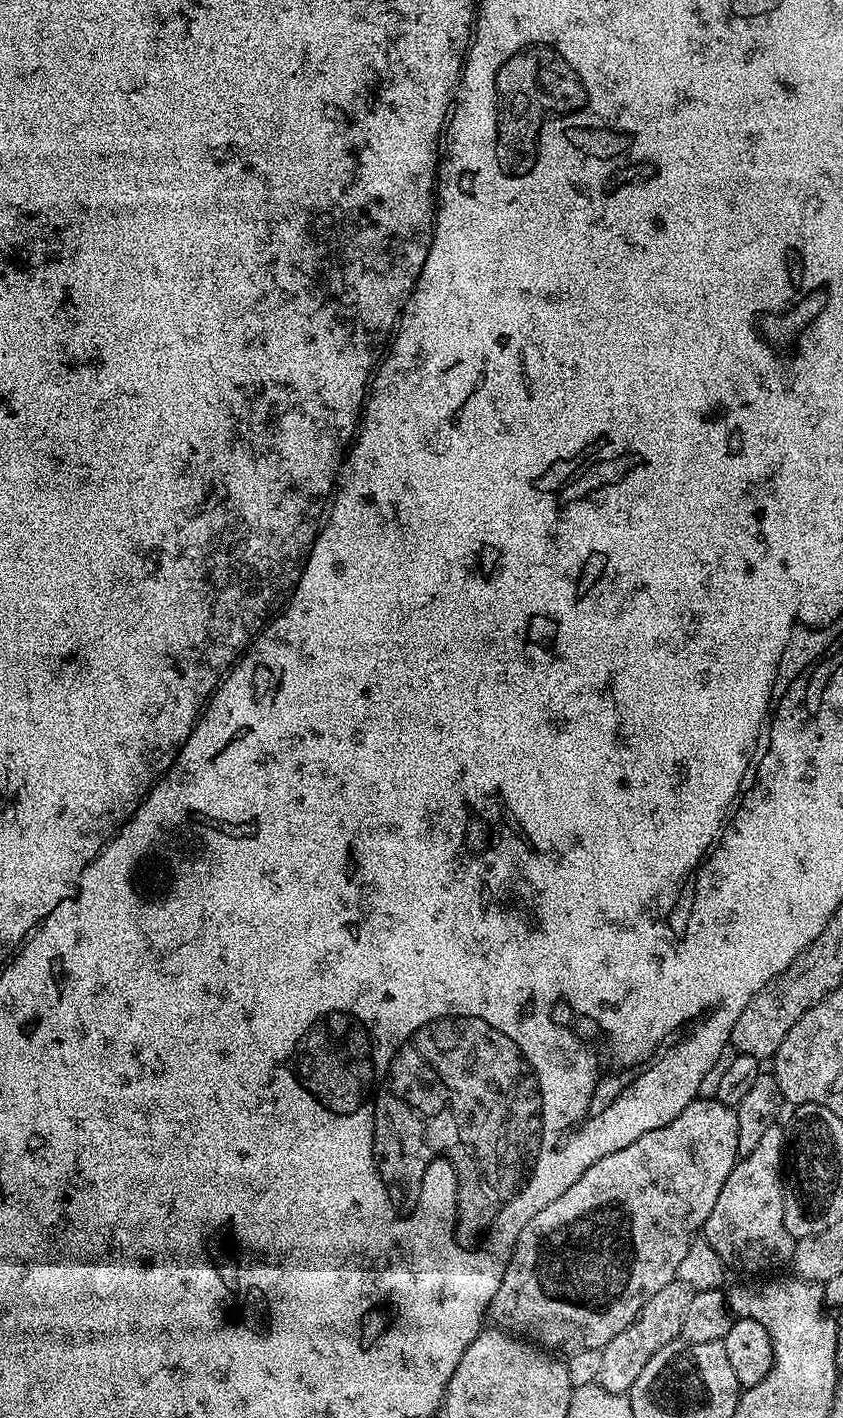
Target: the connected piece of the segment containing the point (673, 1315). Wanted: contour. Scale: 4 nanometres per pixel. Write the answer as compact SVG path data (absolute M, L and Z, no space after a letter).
M677 1279L671 1280L666 1286L662 1286L662 1290L658 1290L658 1294L654 1294L654 1298L650 1298L650 1302L646 1302L646 1306L642 1306L634 1322L630 1322L630 1326L626 1326L622 1334L614 1334L614 1338L606 1342L606 1346L600 1349L602 1374L598 1382L601 1386L610 1390L610 1394L626 1394L634 1386L638 1374L642 1374L646 1362L650 1362L650 1358L654 1358L654 1354L658 1354L662 1346L681 1339L682 1314L686 1306L690 1306L692 1293L688 1285Z

